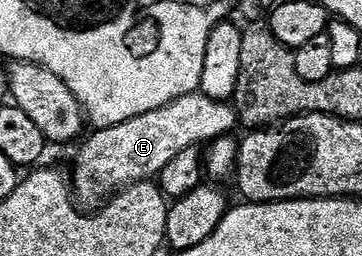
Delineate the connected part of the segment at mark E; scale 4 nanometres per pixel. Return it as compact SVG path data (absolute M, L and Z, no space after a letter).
M201 94L182 96L179 100L173 100L170 104L160 106L148 114L140 114L128 122L120 122L111 128L97 129L94 137L83 146L74 160L74 184L72 180L72 196L83 209L97 210L107 203L111 198L118 195L124 188L131 188L133 184L150 182L157 178L180 154L180 150L198 148L209 145L222 136L230 136L234 127L239 127L238 114L234 110L233 103L214 101L210 97Z

